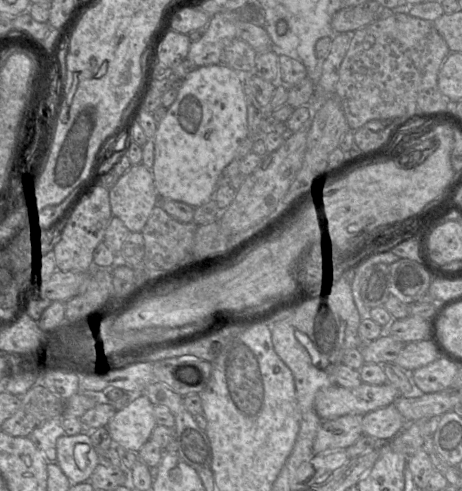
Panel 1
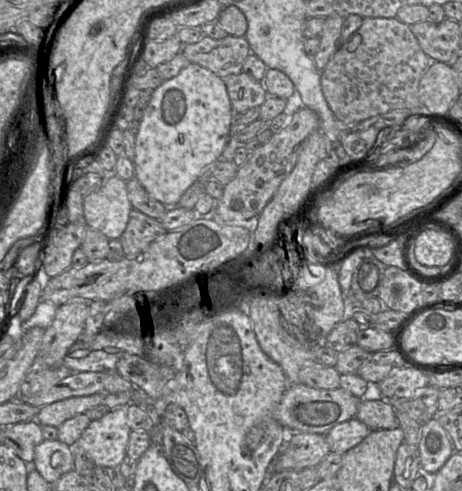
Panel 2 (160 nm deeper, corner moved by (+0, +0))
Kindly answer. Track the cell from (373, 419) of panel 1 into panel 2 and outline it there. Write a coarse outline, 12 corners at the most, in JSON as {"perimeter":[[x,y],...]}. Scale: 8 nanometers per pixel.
{"perimeter":[[356,417],[324,436],[330,452],[344,454],[372,430]]}

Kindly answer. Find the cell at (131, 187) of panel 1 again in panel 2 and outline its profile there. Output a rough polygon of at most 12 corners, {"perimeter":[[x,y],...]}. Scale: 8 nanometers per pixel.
{"perimeter":[[115,174],[83,200],[87,226],[121,237],[132,209]]}

